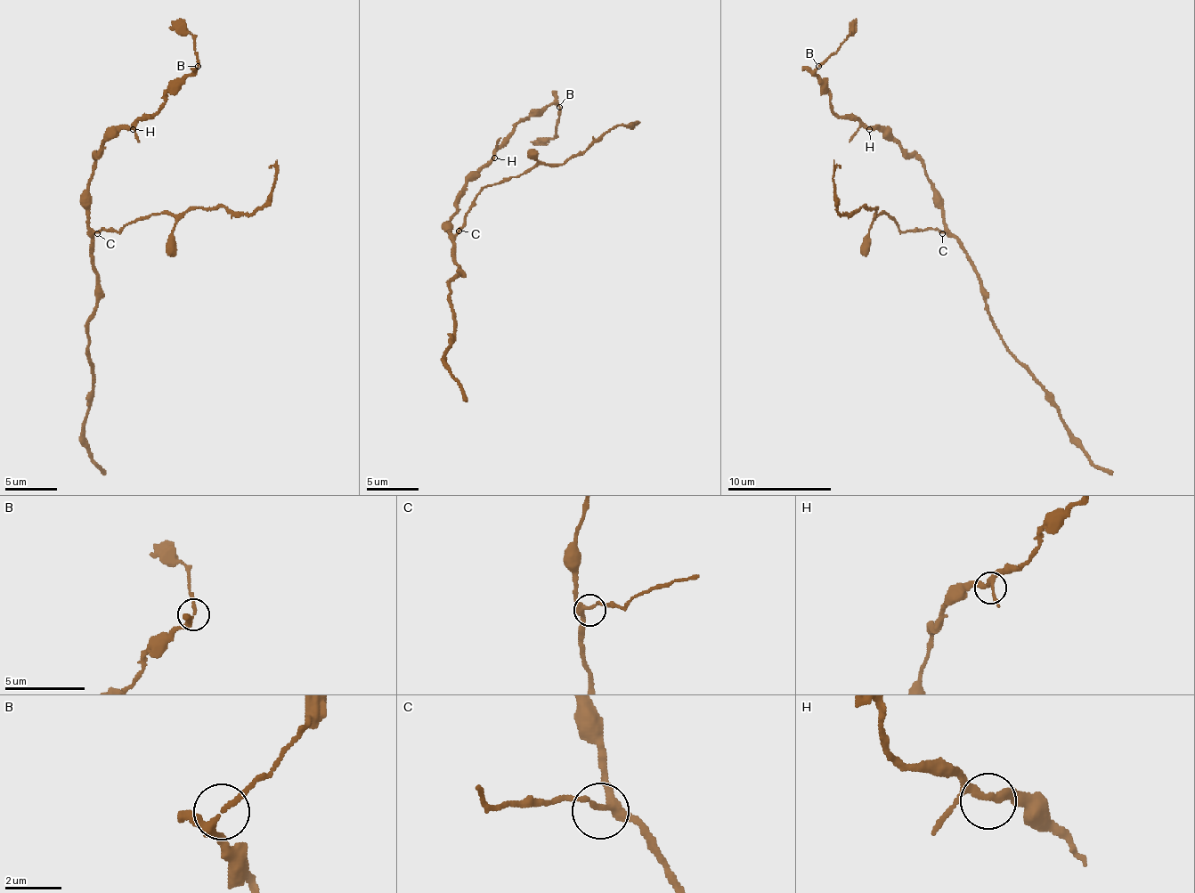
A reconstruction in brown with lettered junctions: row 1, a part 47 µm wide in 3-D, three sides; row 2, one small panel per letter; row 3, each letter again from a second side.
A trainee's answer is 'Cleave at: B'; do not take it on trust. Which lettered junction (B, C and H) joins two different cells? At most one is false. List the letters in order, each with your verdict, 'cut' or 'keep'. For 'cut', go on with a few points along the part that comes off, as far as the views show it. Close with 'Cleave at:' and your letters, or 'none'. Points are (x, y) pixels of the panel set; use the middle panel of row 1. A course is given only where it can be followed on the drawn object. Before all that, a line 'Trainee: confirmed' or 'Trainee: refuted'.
Trainee: refuted
B: keep
C: keep
H: keep
Cleave at: none

